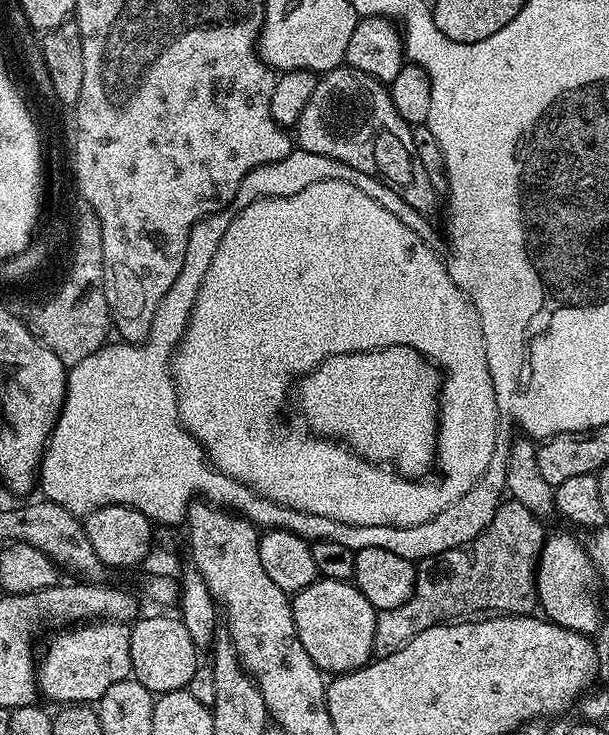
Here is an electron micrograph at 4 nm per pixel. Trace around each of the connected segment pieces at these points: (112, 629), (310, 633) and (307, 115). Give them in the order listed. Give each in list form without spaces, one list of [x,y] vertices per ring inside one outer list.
[[[98,620],[95,622],[80,622],[69,627],[61,636],[56,636],[48,644],[44,657],[39,657],[36,670],[36,682],[41,697],[57,700],[57,705],[69,704],[87,705],[89,702],[99,702],[102,694],[114,686],[114,682],[122,682],[132,675],[130,666],[130,627],[118,620]]]
[[[318,578],[313,584],[306,586],[306,590],[295,593],[291,602],[298,642],[302,642],[306,654],[314,658],[321,672],[353,672],[373,659],[377,609],[360,593],[355,583]]]
[[[341,66],[317,79],[316,88],[294,125],[294,140],[299,151],[346,162],[346,166],[354,166],[354,170],[368,174],[368,168],[374,162],[370,156],[376,152],[374,144],[378,142],[380,132],[374,116],[397,115],[391,91],[385,85],[370,78],[370,74],[362,74],[362,70]]]

